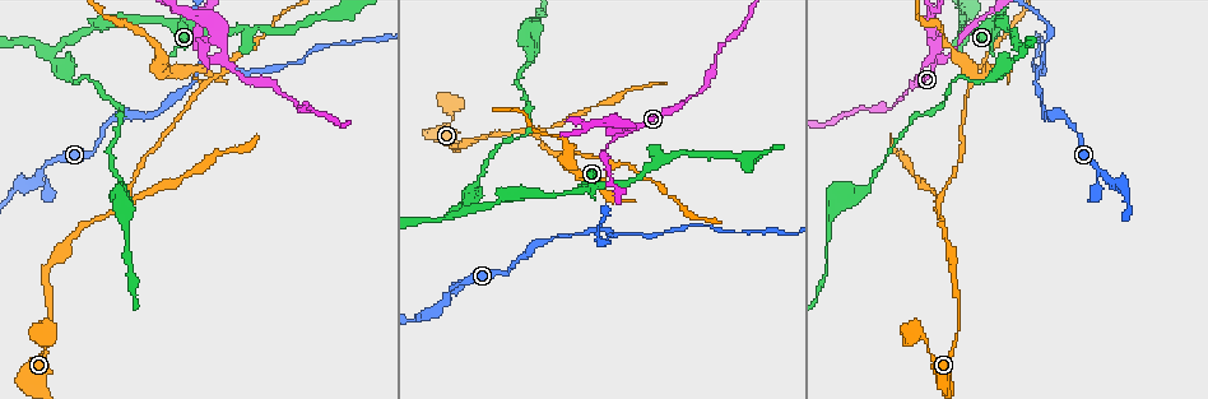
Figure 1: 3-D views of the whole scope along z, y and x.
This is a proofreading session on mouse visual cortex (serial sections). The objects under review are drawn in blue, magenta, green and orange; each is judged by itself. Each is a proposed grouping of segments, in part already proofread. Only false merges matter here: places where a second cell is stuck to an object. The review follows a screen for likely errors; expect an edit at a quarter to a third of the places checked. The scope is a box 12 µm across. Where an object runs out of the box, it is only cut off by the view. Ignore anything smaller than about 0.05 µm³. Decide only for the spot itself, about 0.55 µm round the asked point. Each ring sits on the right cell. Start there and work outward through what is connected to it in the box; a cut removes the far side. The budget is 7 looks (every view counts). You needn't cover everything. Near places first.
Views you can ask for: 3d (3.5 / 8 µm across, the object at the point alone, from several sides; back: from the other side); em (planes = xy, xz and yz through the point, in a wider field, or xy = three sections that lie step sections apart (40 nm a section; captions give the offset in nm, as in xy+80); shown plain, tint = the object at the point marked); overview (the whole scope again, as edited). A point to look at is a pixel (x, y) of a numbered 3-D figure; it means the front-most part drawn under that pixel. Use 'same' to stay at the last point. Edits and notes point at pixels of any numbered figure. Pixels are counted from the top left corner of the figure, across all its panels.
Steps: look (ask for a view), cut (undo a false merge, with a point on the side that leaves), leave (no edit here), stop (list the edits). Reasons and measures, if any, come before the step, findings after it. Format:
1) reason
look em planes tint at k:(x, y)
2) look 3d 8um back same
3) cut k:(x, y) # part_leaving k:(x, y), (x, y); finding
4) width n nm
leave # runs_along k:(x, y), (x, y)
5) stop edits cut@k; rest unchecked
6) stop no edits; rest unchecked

a fork
look 3d 3.5um back at 1:(612, 237)

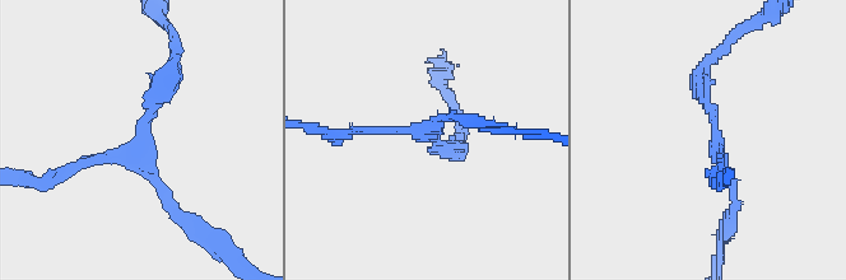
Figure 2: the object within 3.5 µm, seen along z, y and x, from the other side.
arms 3; arm_widths 150, 150, 150 nm; now the EM
look em xy step 5 tint at 2:(719, 155)

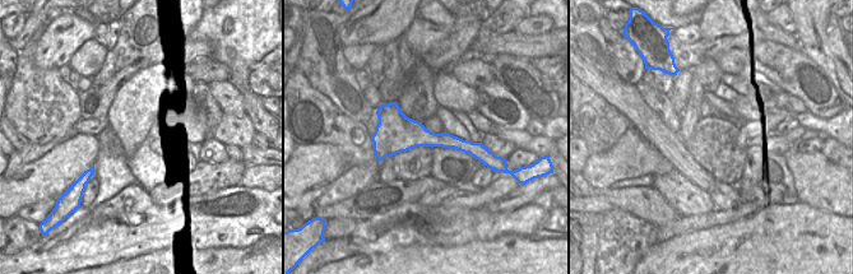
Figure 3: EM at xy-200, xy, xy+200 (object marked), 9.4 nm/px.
leave # runs_along 3:(380, 111), (404, 134), (480, 149); all the same cell

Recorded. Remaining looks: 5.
a narrow waist
look 3d 3.5um at 1:(680, 152)

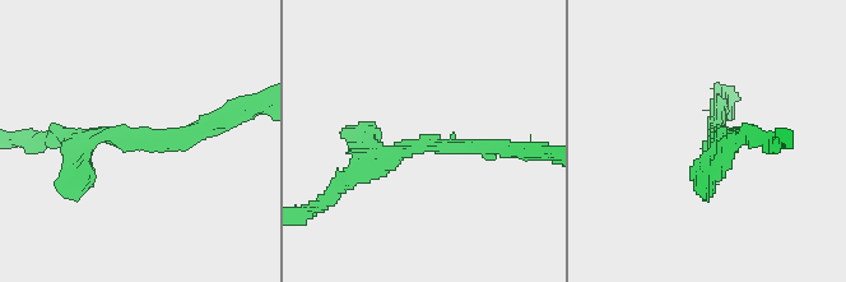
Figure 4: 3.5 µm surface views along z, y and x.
arm_widths 200, 250 nm
look em xy step 3 tint at 4:(714, 135)

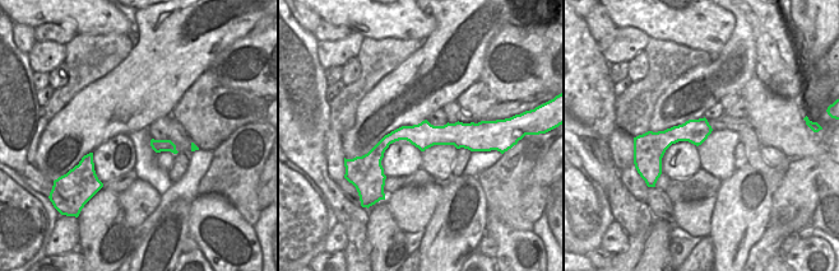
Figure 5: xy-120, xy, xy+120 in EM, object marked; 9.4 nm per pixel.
leave # runs_along 4:(347, 179), (414, 146), (507, 149); continuous, no second cell

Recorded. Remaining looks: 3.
abrupt turn
look 3d 3.5um at 1:(565, 193)

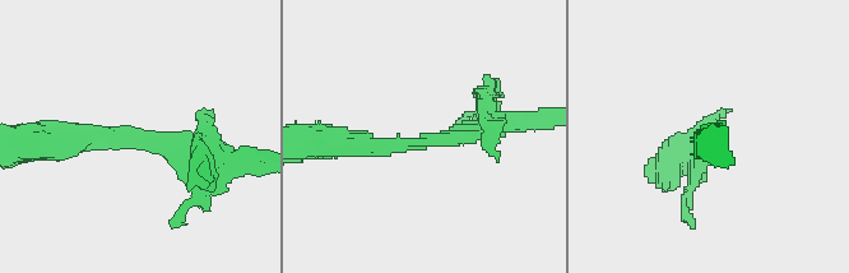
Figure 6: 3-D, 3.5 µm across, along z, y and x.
now the EM
look em xy step 5 tint at 6:(143, 143)

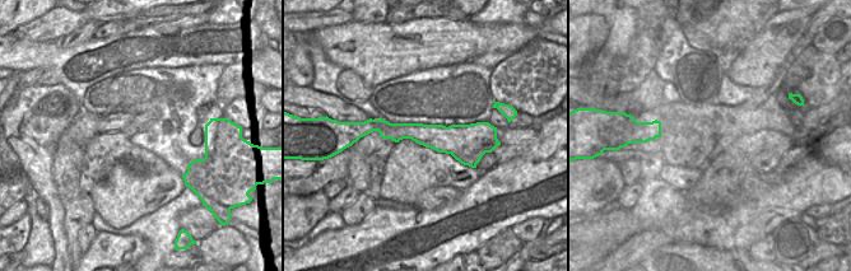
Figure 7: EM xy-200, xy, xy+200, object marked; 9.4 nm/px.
another direction
look em xy step 3 tint same

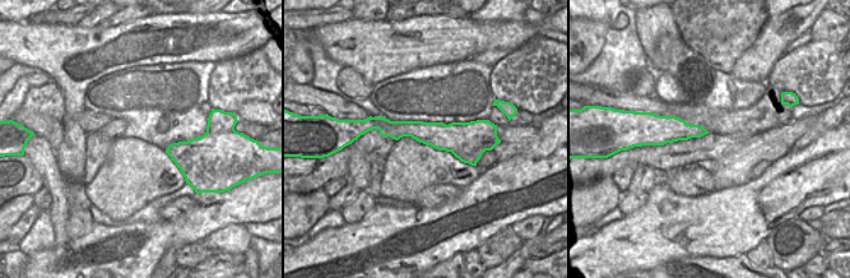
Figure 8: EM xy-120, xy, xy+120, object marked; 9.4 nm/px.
arm_widths 250, 250 nm
leave # continuous, no second cell

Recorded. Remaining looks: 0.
stop no edits; rest unchecked

